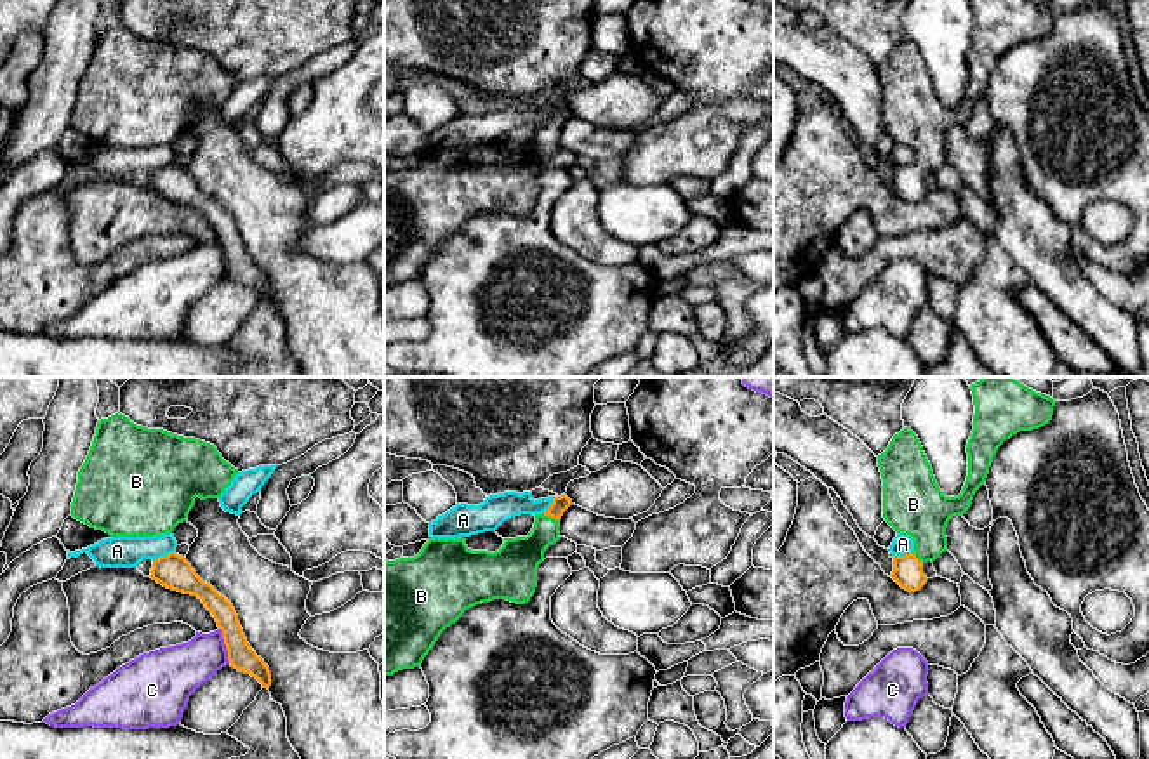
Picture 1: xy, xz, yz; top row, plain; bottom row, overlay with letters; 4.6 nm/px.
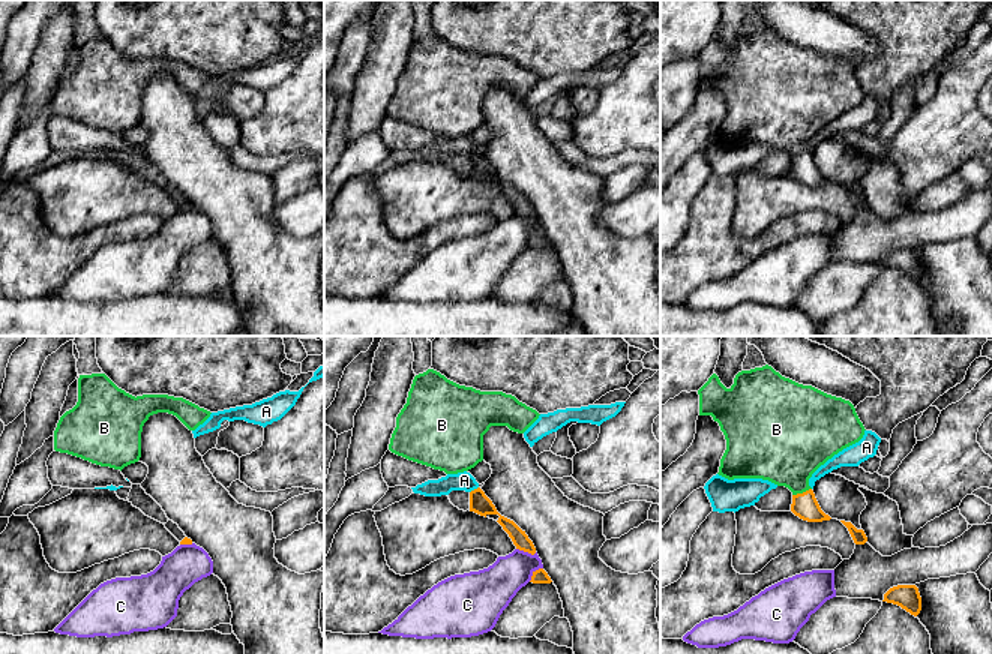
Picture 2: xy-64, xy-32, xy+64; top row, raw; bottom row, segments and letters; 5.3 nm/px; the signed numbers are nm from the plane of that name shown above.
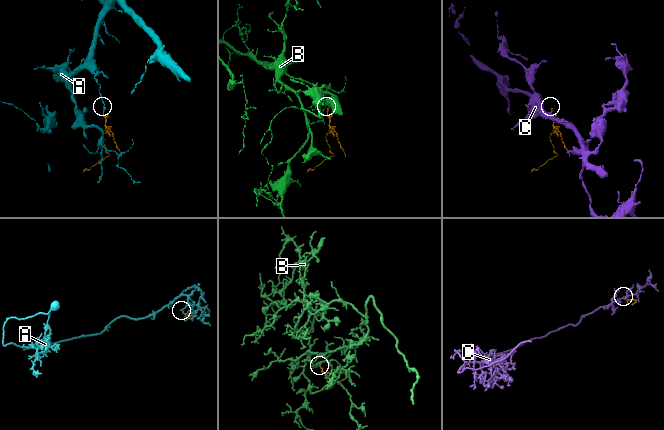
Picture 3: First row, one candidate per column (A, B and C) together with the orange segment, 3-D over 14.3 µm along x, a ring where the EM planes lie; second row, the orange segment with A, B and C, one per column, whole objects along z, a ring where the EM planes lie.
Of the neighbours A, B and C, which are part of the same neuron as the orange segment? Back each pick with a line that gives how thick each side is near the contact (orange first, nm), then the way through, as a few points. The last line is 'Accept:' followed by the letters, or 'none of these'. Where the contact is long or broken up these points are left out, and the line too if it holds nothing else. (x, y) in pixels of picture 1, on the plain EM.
B: calibres 80 and 190 nm; way xz (560, 115), (551, 127), (546, 141), (518, 169)
Accept: B

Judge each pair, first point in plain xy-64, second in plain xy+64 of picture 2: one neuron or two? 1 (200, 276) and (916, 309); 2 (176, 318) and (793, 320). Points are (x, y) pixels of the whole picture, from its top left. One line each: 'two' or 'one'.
1: two
2: one

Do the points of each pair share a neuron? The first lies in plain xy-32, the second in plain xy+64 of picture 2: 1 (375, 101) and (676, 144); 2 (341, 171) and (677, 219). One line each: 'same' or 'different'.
1: same
2: same

